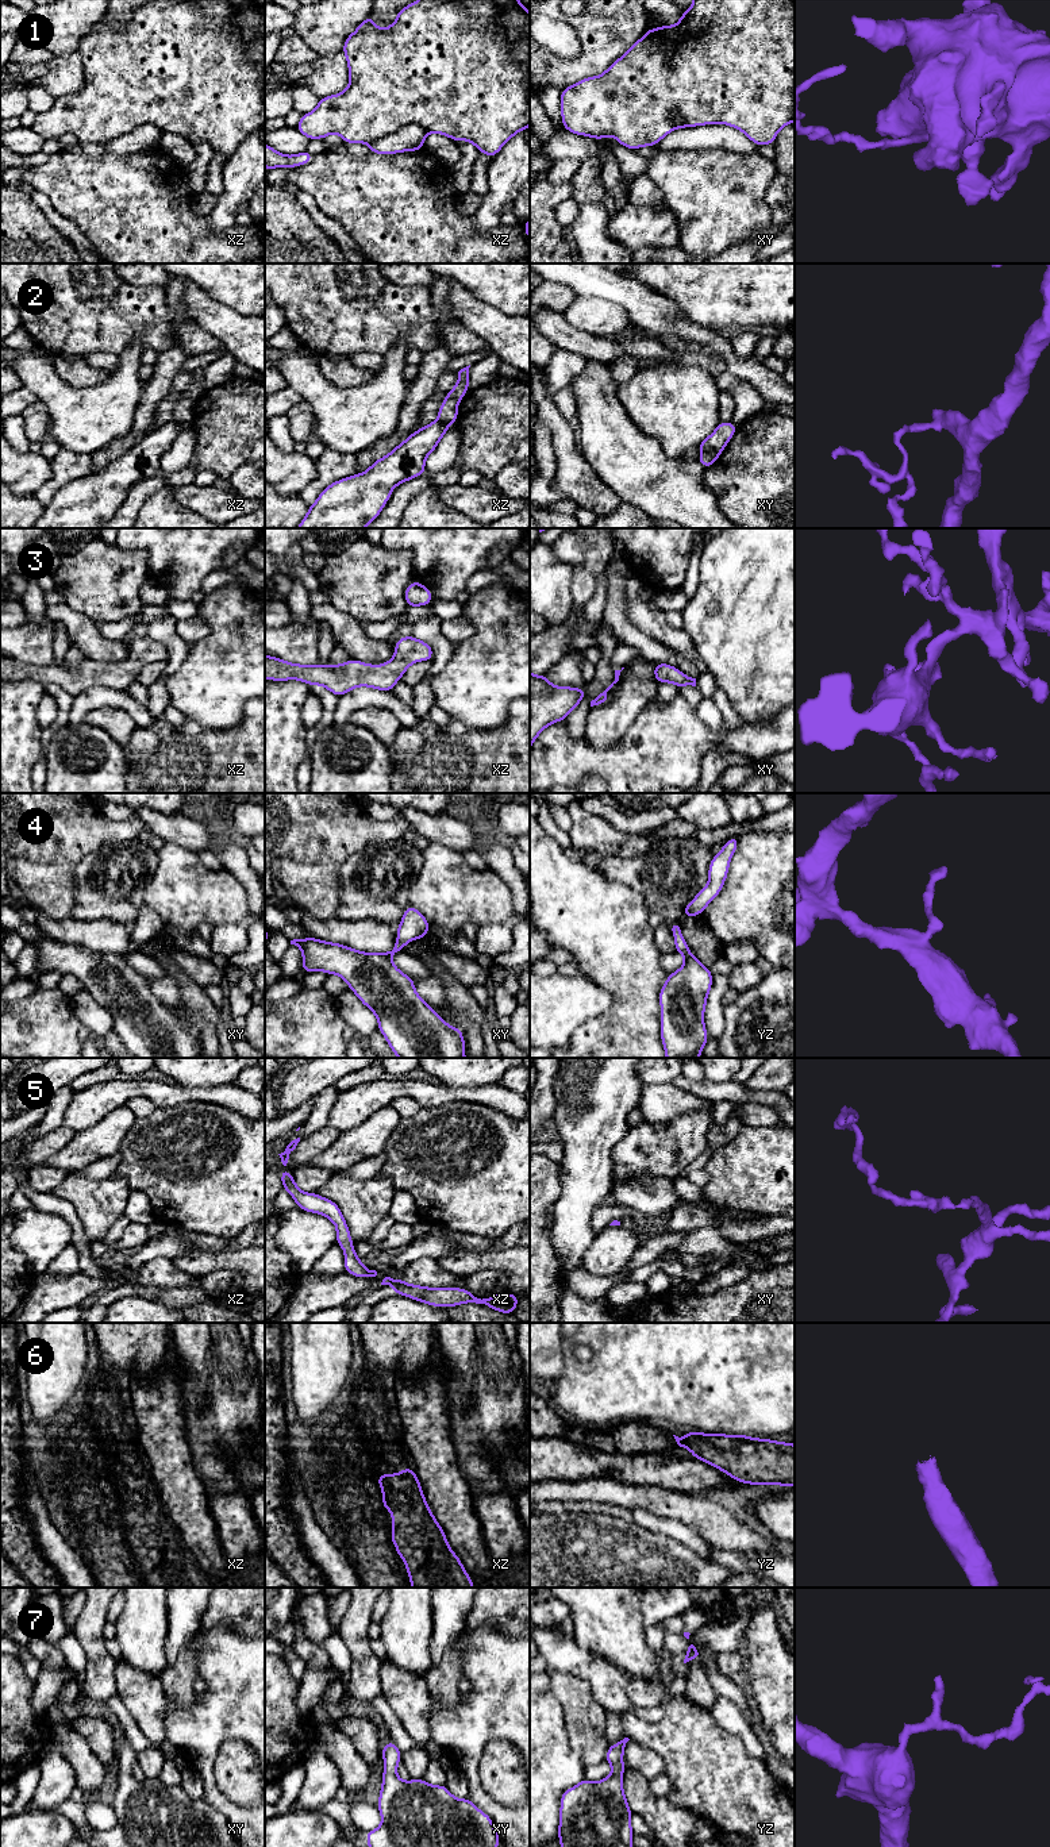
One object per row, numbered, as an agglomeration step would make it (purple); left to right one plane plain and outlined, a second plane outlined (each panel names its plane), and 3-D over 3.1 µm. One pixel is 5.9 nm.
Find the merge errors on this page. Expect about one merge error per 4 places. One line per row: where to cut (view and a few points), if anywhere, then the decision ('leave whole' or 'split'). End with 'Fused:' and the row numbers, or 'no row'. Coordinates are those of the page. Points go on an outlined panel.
1: cut xz (429, 133), (416, 124), (404, 124), (368, 143); split
2: cut xy (720, 450), (704, 450), (702, 453); split
3: cut none; leave whole
4: cut none; leave whole
5: cut none; leave whole
6: cut none; leave whole
7: cut none; leave whole
Fused: 1, 2

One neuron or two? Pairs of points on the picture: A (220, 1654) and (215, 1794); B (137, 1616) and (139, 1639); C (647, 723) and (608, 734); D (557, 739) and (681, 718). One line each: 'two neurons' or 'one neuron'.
A: one neuron
B: one neuron
C: two neurons
D: one neuron

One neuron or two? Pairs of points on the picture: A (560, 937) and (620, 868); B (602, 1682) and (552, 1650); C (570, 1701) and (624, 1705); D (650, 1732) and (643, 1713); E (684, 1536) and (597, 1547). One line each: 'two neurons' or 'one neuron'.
A: two neurons
B: one neuron
C: two neurons
D: two neurons
E: two neurons

